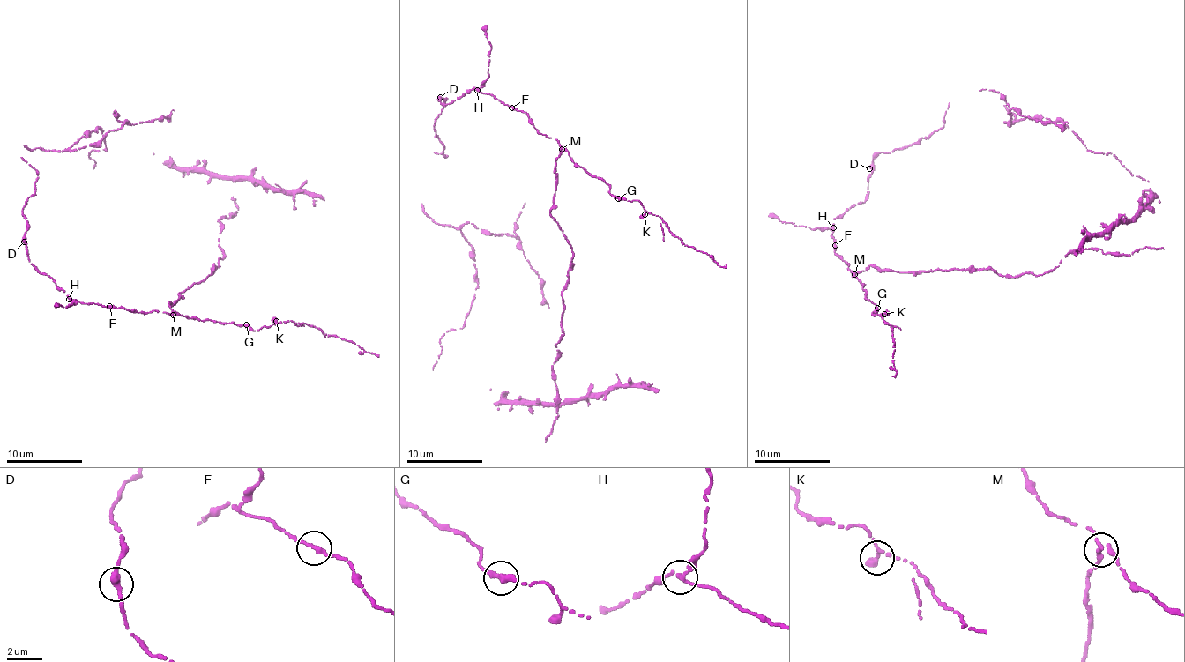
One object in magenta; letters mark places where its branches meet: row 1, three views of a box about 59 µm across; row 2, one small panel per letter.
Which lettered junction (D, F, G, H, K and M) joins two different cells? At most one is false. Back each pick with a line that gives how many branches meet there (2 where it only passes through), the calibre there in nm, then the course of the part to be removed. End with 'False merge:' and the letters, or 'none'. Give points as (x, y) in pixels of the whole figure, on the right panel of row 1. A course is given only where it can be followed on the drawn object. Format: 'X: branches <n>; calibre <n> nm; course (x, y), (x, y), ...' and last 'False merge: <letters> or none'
M: branches 3; calibre 240 nm; course (854, 273), (871, 267), (991, 269), (1017, 278), (1047, 273), (1081, 248), (1104, 254), (1164, 249)
False merge: M

